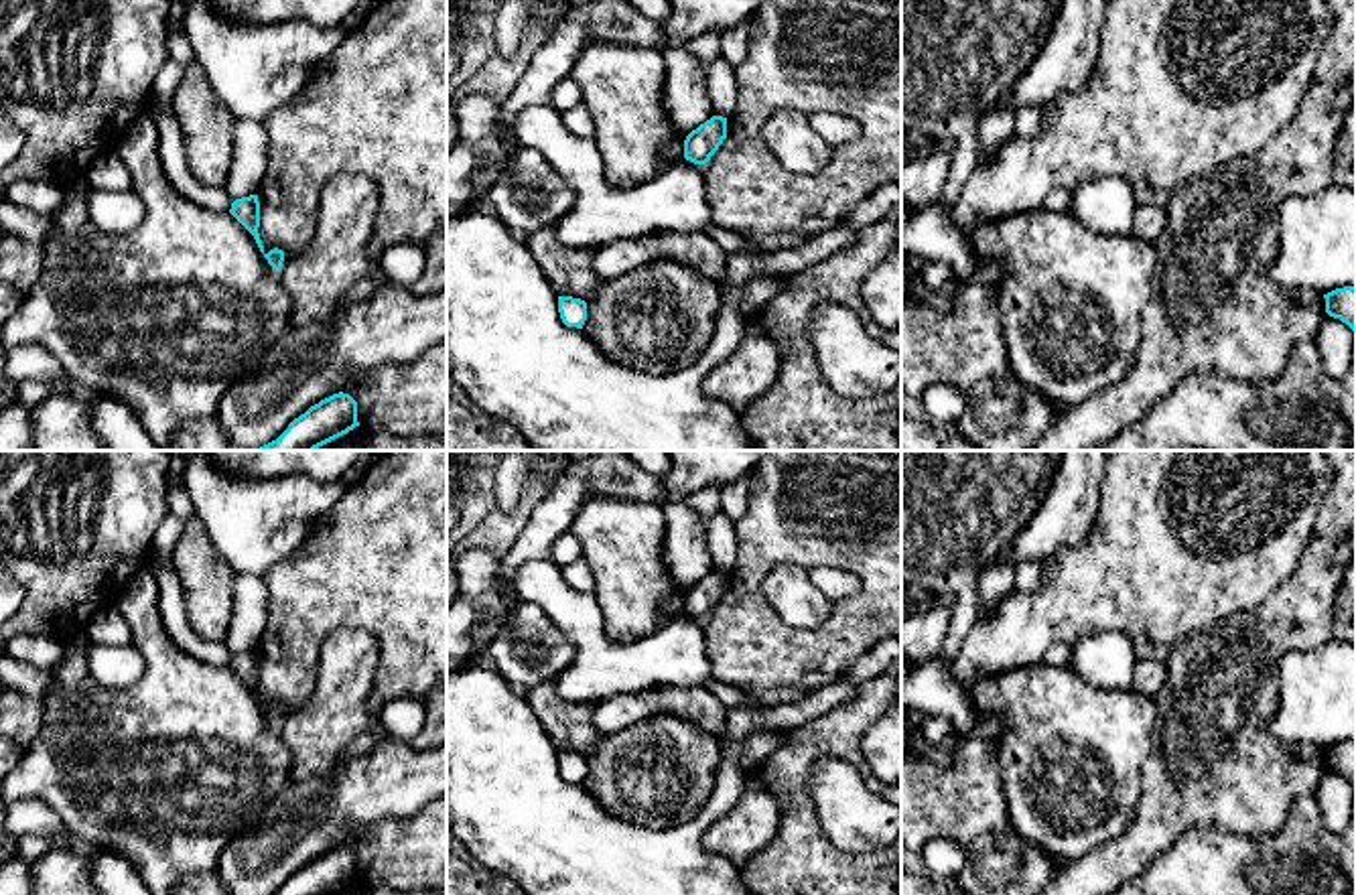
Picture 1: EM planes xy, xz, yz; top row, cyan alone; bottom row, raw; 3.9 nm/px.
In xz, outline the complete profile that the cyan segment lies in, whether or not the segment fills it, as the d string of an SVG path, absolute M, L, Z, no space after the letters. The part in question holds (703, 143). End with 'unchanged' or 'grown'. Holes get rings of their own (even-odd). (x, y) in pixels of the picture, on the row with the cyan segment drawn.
M713 116L684 140L684 158L694 164L706 164L727 138L727 118Z; unchanged

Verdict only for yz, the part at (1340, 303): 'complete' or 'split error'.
complete

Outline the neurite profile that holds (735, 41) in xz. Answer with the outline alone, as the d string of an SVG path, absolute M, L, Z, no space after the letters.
M747 18L741 24L721 35L721 57L733 69L747 57L751 30L753 30L753 24L751 24L751 18Z

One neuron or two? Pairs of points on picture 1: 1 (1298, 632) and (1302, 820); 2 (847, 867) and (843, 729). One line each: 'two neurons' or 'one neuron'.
1: two neurons
2: one neuron

